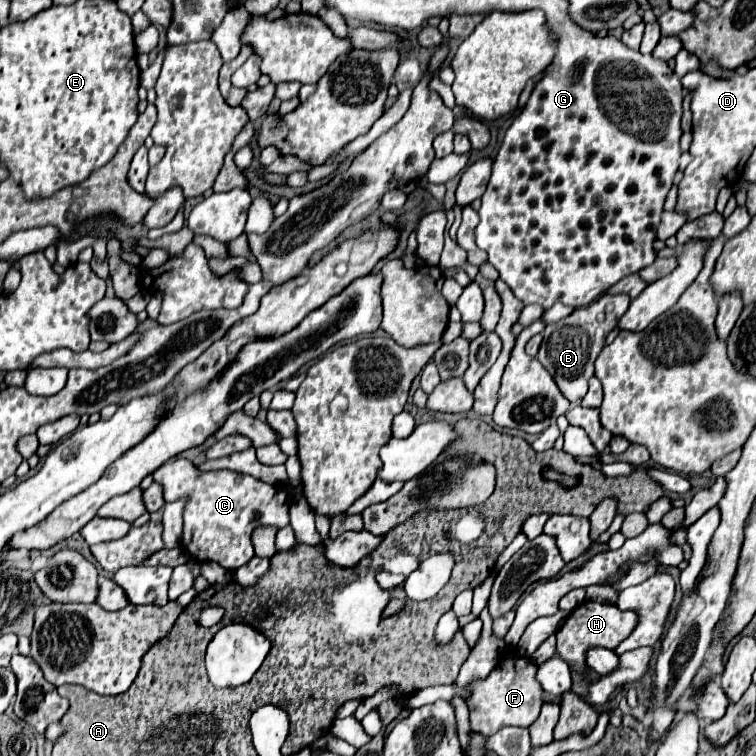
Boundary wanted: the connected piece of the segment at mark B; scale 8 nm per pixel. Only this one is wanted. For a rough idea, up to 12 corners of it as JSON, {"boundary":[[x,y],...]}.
{"boundary":[[603,294],[547,324],[537,358],[571,404],[631,298]]}

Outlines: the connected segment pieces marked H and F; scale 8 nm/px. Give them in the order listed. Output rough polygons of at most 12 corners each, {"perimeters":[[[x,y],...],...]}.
{"perimeters":[[[585,600],[557,632],[557,656],[577,670],[595,646],[613,650],[635,612]],[[509,650],[469,698],[471,730],[529,728],[537,666]]]}

